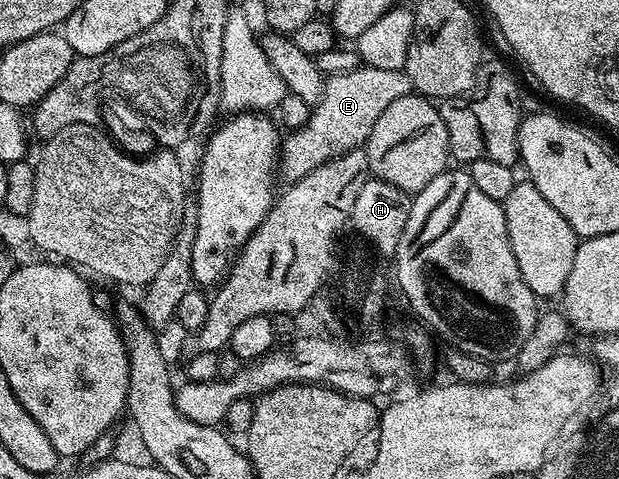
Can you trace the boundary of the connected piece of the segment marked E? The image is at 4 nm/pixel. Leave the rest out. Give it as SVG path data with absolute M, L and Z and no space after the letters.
M359 65L359 68L339 73L333 77L328 76L324 80L323 97L314 104L307 124L292 130L282 140L279 158L279 173L292 183L305 177L306 173L319 168L322 164L333 160L338 156L352 151L355 147L364 146L369 133L372 132L373 124L377 118L399 97L412 92L411 82L404 70L395 69L373 69L366 65Z

